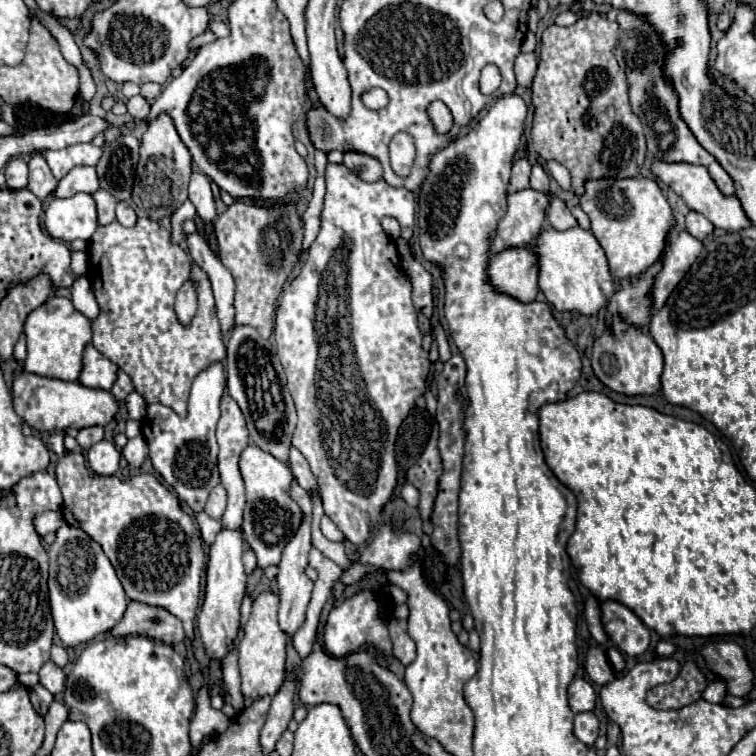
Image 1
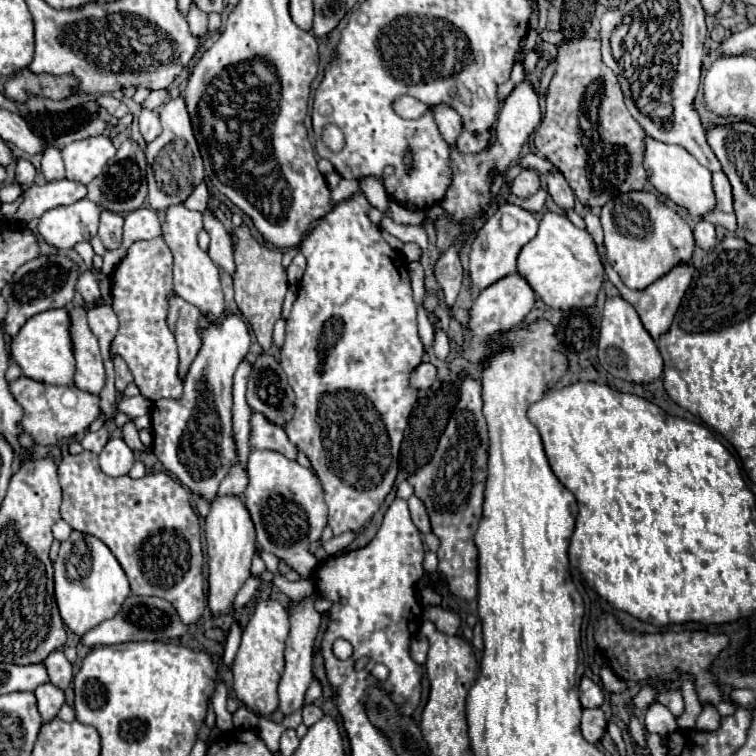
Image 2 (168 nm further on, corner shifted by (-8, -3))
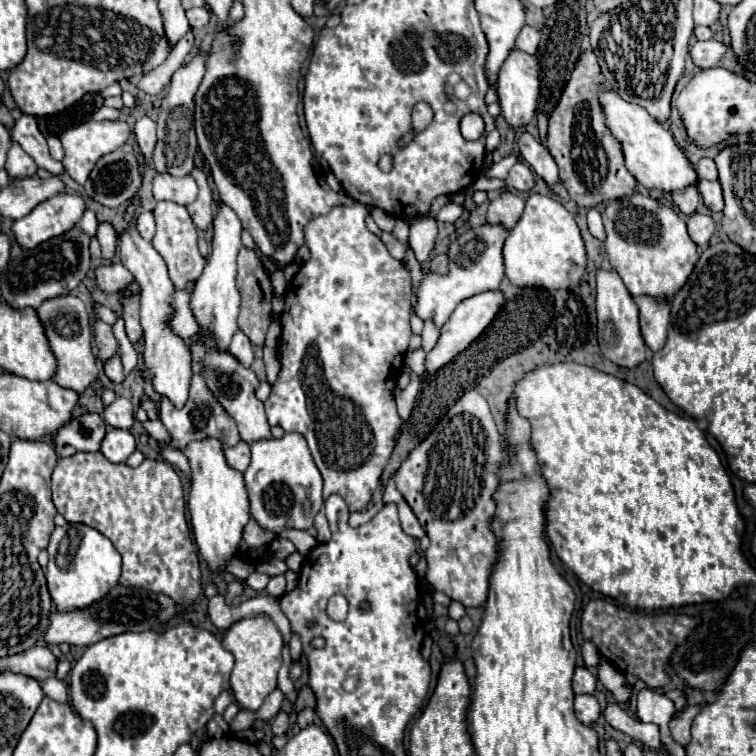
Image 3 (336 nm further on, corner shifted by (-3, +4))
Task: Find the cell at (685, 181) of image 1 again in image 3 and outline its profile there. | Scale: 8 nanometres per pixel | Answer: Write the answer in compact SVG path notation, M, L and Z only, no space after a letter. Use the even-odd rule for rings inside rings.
M606 82L600 84L598 92L598 102L600 108L606 116L606 126L610 134L620 142L622 154L624 154L624 164L628 172L646 188L656 188L662 192L672 192L672 190L682 190L698 180L696 172L692 170L688 158L684 152L676 146L672 132L666 130L658 120L654 120L646 108L622 100Z

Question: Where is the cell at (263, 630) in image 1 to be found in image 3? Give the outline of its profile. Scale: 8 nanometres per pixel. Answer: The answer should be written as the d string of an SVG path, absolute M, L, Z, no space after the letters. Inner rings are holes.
M256 616L256 618L244 618L236 622L226 632L222 644L236 658L234 670L230 674L230 686L232 686L234 698L242 708L256 712L262 706L264 698L276 688L276 676L282 666L282 646L284 646L282 636L270 618Z

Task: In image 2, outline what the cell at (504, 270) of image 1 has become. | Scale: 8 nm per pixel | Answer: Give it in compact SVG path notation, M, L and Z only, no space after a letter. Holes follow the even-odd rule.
M519 273L507 275L479 293L477 301L469 311L471 315L469 329L481 337L491 337L491 335L497 335L499 331L509 331L525 319L525 315L533 309L533 305L535 305L535 291L527 283L527 279L523 279Z

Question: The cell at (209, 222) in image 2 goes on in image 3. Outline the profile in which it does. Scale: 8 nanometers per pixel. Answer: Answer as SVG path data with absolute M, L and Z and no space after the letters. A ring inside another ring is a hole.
M194 166L194 170L190 172L190 176L196 180L200 192L198 192L198 198L188 204L188 212L194 220L194 224L200 228L200 230L206 230L210 224L212 224L212 216L214 216L214 198L212 198L212 190L208 186L208 180L206 180L206 174Z

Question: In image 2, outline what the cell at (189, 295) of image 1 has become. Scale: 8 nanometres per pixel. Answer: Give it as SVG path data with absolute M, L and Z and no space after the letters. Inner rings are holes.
M175 295L169 299L167 323L177 339L179 359L181 359L181 377L185 377L189 371L189 365L193 363L193 359L197 357L201 349L199 329L209 327L209 321L201 309L193 307L191 303L185 303L185 299Z

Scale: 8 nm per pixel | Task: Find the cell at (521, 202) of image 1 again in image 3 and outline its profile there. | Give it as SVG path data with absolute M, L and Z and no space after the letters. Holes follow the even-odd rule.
M484 224L480 228L472 228L458 236L454 242L448 244L448 272L426 272L418 290L416 290L416 316L422 320L434 320L436 326L444 326L444 322L450 318L454 308L480 292L486 290L498 290L500 280L504 278L504 260L502 260L502 246L508 236L506 228Z

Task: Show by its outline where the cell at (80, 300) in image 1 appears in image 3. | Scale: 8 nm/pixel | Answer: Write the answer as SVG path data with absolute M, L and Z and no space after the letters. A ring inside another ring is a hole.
M80 412L72 416L58 432L56 446L74 446L78 452L98 452L106 436L106 424L96 412Z

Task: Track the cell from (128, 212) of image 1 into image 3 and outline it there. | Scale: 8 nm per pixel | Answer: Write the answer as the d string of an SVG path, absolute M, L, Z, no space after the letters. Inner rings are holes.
M142 212L142 214L138 214L138 218L136 218L136 222L138 222L138 232L142 234L142 238L144 240L152 240L154 238L154 216L152 216L152 212Z

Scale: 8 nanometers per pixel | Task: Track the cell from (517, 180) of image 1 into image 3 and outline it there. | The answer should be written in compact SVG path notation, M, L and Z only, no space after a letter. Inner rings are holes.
M516 162L504 182L518 192L530 192L534 188L534 172L526 162Z

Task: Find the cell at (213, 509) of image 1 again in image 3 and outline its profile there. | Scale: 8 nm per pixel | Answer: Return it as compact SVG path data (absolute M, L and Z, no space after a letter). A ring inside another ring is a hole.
M238 442L236 446L230 446L230 448L226 448L226 460L228 460L228 464L232 466L232 468L236 468L236 470L240 470L240 472L244 472L246 468L248 468L248 464L250 464L250 446L246 444L246 442Z

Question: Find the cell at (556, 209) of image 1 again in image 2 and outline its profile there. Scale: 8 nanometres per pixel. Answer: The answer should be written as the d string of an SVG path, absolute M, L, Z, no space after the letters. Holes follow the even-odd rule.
M549 173L547 175L547 187L549 187L549 195L563 211L569 211L575 207L575 195L561 173Z

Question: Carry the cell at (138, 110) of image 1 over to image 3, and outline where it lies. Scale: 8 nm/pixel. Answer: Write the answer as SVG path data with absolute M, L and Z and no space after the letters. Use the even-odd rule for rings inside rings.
M142 116L134 126L134 134L138 140L140 152L144 154L146 160L150 160L156 146L156 122L150 116Z

